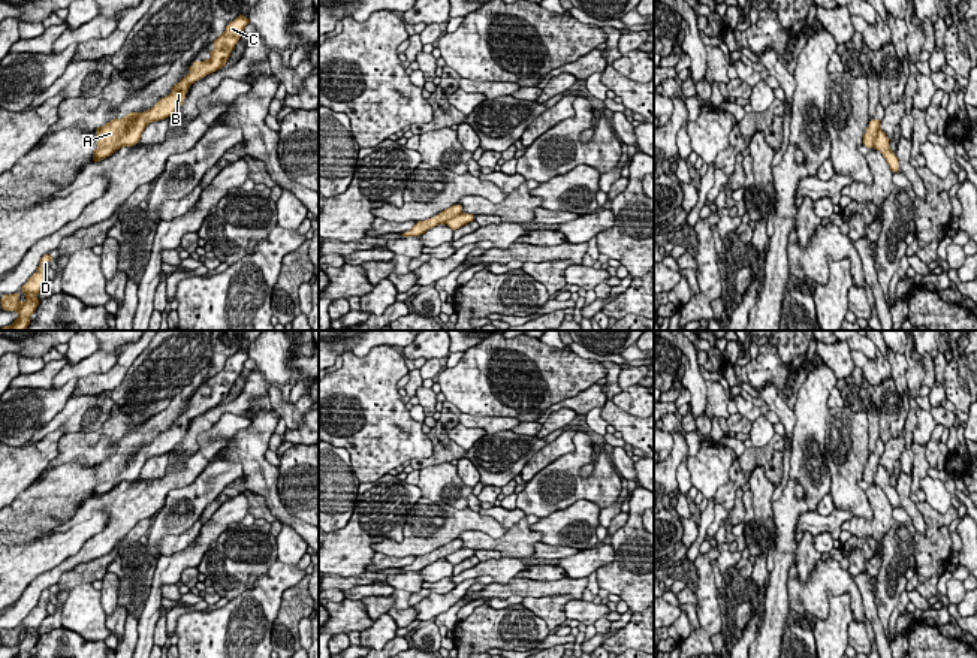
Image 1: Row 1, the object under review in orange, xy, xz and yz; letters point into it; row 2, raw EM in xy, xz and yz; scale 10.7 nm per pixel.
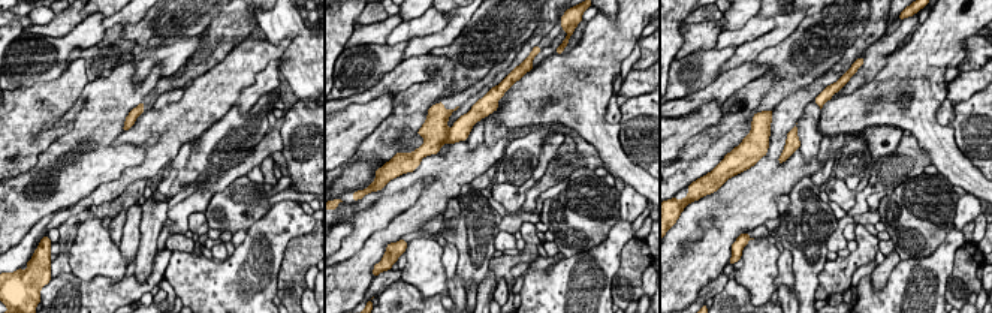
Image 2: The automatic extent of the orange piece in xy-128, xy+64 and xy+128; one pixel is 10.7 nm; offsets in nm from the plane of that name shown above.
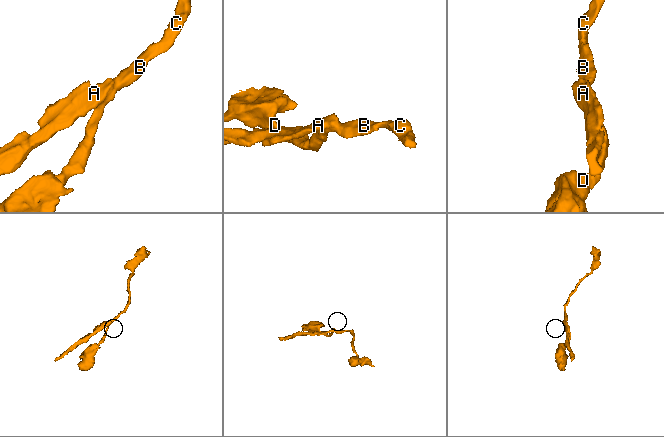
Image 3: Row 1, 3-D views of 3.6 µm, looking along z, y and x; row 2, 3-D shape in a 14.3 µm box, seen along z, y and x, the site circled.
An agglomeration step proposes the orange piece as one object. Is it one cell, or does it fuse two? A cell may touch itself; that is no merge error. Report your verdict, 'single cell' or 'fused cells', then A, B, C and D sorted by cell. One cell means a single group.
fused cells; A / B C D

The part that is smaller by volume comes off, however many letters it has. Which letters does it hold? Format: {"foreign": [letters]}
{"foreign": ["A"]}

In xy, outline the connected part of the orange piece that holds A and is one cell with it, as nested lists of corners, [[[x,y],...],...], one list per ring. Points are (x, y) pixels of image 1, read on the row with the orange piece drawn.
[[[129,112],[124,118],[114,118],[94,130],[97,145],[96,151],[93,153],[93,162],[100,162],[117,151],[117,141],[127,132],[129,126],[135,121],[136,117],[138,112]]]

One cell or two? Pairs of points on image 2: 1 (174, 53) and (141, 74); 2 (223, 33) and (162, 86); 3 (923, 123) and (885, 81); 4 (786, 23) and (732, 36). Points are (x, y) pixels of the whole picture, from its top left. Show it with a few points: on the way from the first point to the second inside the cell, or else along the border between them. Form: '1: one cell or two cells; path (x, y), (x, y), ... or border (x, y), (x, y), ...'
1: one cell; path (165, 56), (156, 56), (147, 65)
2: one cell; path (211, 50), (178, 83)
3: one cell; path (910, 119), (905, 119), (886, 99), (886, 95)
4: two cells; border (775, 18), (775, 26), (771, 30), (742, 42)

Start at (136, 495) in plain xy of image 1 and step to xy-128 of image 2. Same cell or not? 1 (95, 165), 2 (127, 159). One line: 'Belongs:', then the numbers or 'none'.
Belongs: none

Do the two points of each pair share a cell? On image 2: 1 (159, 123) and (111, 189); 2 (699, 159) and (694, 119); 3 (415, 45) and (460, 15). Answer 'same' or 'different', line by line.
1: same
2: different
3: same

